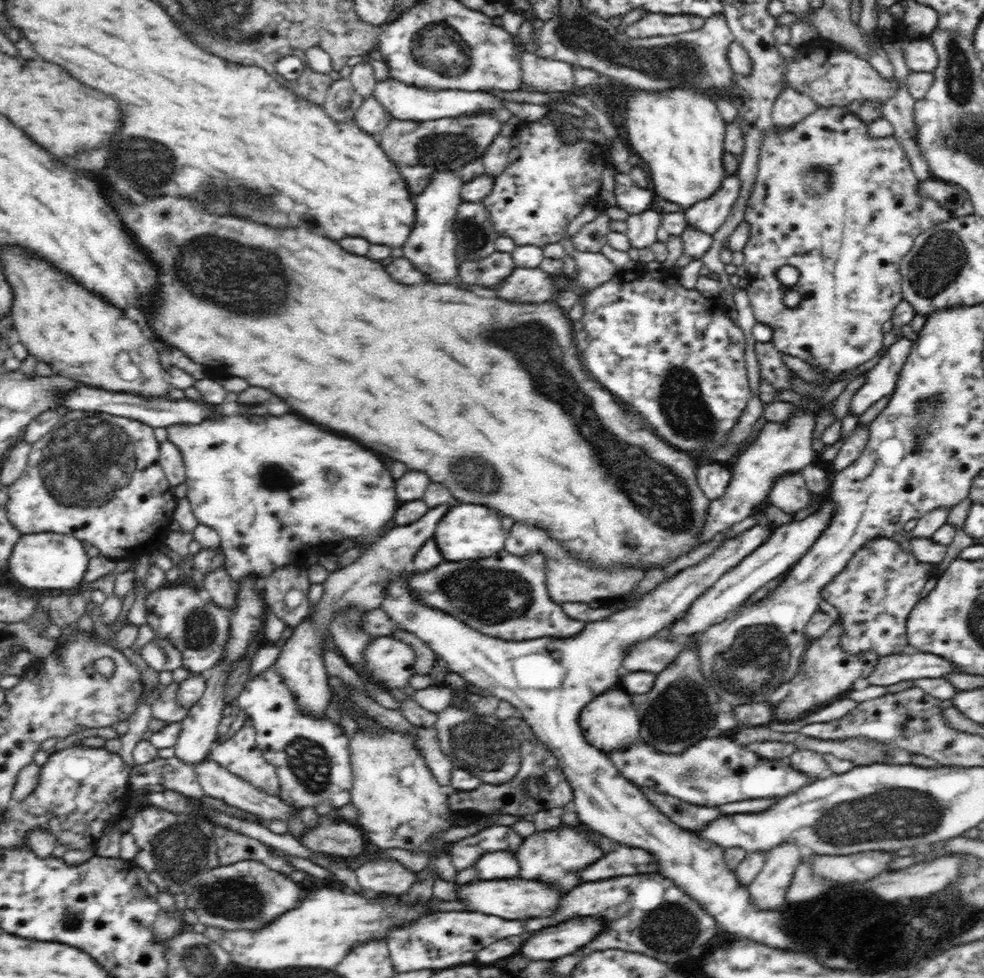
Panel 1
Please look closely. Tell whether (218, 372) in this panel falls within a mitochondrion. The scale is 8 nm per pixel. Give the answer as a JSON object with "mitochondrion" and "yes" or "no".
{"mitochondrion":"no"}

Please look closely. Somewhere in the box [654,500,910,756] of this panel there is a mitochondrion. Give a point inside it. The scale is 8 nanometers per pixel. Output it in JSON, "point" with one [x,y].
{"point":[755,660]}

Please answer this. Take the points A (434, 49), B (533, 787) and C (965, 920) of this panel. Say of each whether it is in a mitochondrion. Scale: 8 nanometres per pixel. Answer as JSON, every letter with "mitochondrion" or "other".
{"A":"mitochondrion","B":"mitochondrion","C":"mitochondrion"}

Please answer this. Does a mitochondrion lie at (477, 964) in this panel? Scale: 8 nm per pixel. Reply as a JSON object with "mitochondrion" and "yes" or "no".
{"mitochondrion":"no"}

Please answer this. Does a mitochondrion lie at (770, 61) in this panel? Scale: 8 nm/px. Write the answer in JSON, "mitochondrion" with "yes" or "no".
{"mitochondrion":"no"}

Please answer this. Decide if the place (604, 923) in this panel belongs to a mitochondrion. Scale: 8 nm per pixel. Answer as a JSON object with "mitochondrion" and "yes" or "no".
{"mitochondrion":"no"}

